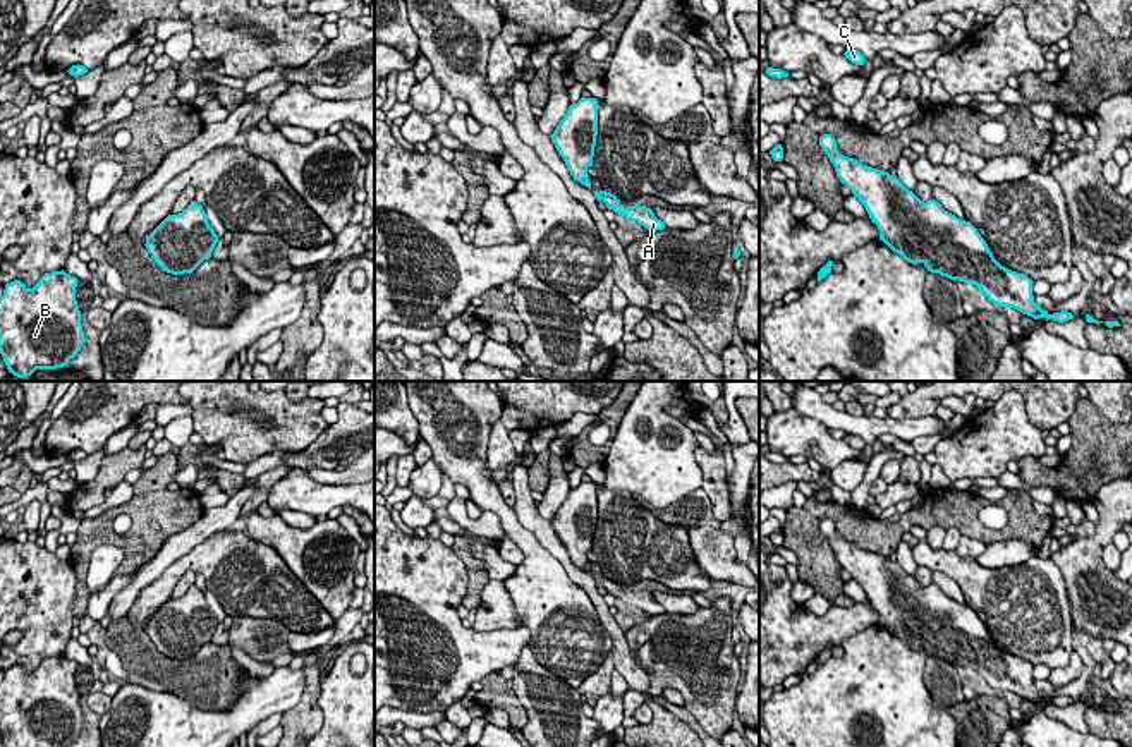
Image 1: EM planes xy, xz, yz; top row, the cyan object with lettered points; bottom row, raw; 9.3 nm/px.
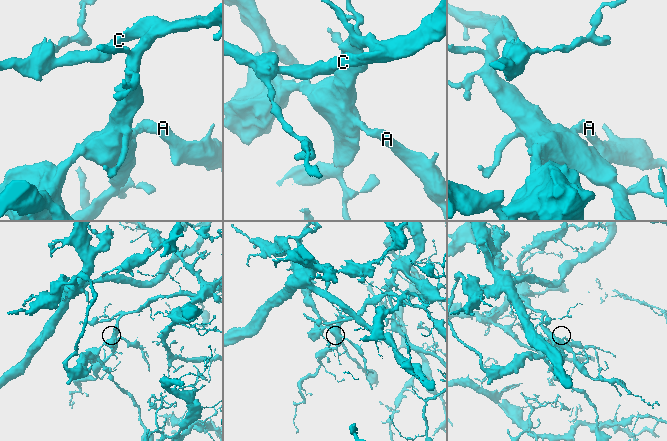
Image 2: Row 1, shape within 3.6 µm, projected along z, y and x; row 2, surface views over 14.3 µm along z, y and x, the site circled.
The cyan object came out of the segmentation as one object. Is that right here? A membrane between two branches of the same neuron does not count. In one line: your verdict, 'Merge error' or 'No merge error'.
No merge error

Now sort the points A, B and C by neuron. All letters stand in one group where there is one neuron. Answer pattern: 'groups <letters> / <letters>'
groups A B C

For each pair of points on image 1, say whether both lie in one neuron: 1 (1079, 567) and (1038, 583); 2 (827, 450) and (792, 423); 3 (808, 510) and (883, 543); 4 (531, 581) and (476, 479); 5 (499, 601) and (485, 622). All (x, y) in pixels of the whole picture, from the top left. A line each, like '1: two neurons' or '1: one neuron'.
1: two neurons
2: one neuron
3: one neuron
4: one neuron
5: one neuron

